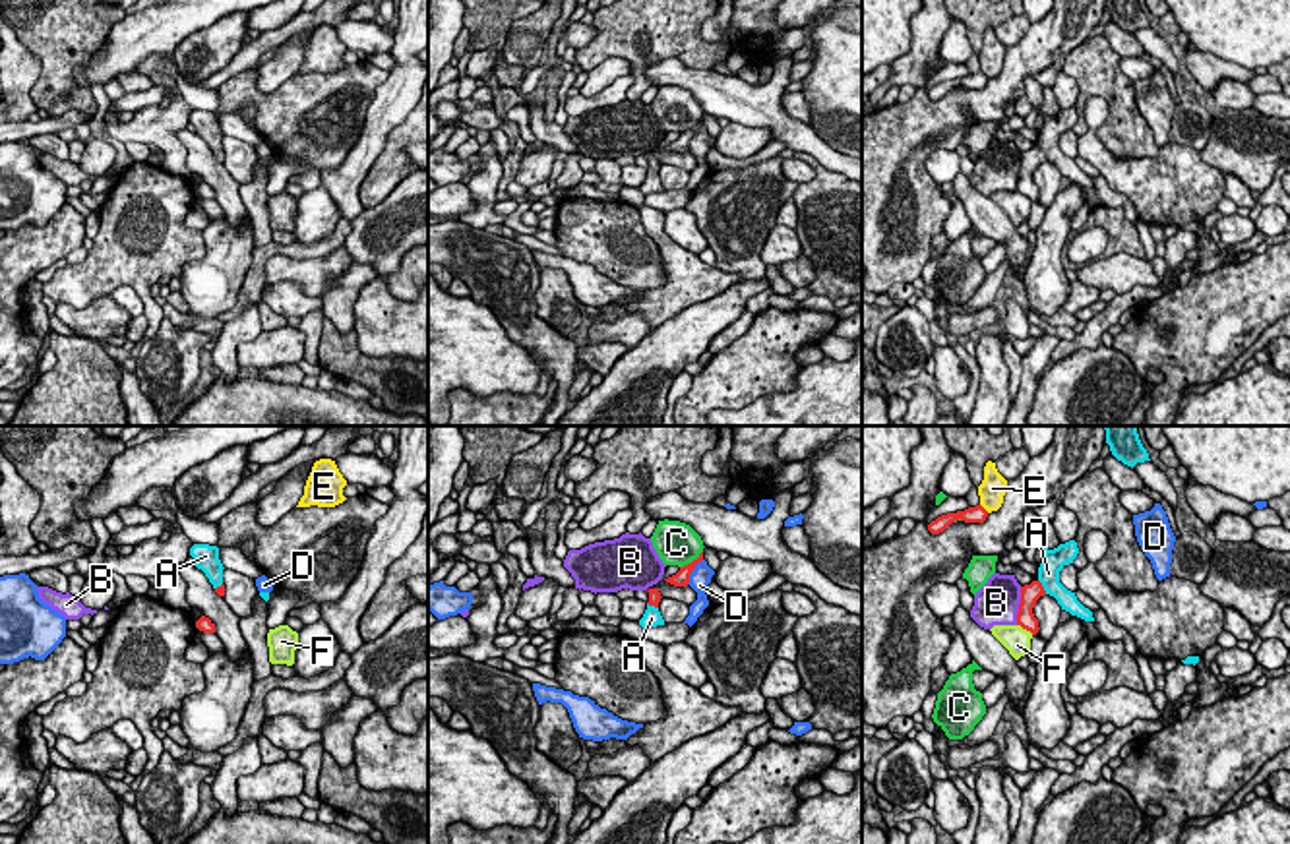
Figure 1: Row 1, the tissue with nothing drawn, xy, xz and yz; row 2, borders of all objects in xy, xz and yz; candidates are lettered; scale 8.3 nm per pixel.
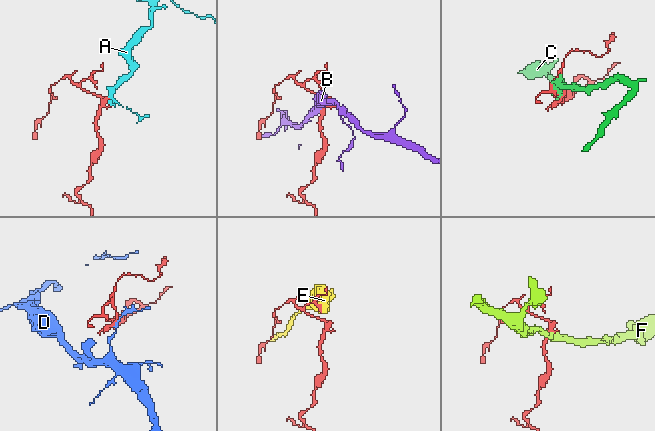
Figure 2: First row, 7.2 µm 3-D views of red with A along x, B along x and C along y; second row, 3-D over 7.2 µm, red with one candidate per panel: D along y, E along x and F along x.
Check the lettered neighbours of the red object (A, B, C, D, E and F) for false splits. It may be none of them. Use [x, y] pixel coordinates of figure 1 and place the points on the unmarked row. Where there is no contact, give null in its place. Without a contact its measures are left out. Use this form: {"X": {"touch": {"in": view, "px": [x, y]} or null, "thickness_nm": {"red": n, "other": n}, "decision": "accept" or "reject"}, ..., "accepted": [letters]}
{"A": {"touch": {"in": "yz", "px": [1043, 153]}, "thickness_nm": {"red": 160, "other": 190}, "decision": "accept"}, "B": {"touch": {"in": "yz", "px": [1019, 173]}, "thickness_nm": {"red": 160, "other": 360}, "decision": "reject"}, "C": {"touch": {"in": "xz", "px": [694, 126]}, "thickness_nm": {"red": 130, "other": 360}, "decision": "reject"}, "D": {"touch": {"in": "xz", "px": [692, 136]}, "thickness_nm": {"red": 130, "other": 170}, "decision": "reject"}, "E": {"touch": {"in": "yz", "px": [982, 74]}, "thickness_nm": {"red": 140, "other": 220}, "decision": "reject"}, "F": {"touch": {"in": "yz", "px": [1025, 194]}, "thickness_nm": {"red": 160, "other": 220}, "decision": "reject"}, "accepted": ["A"]}

